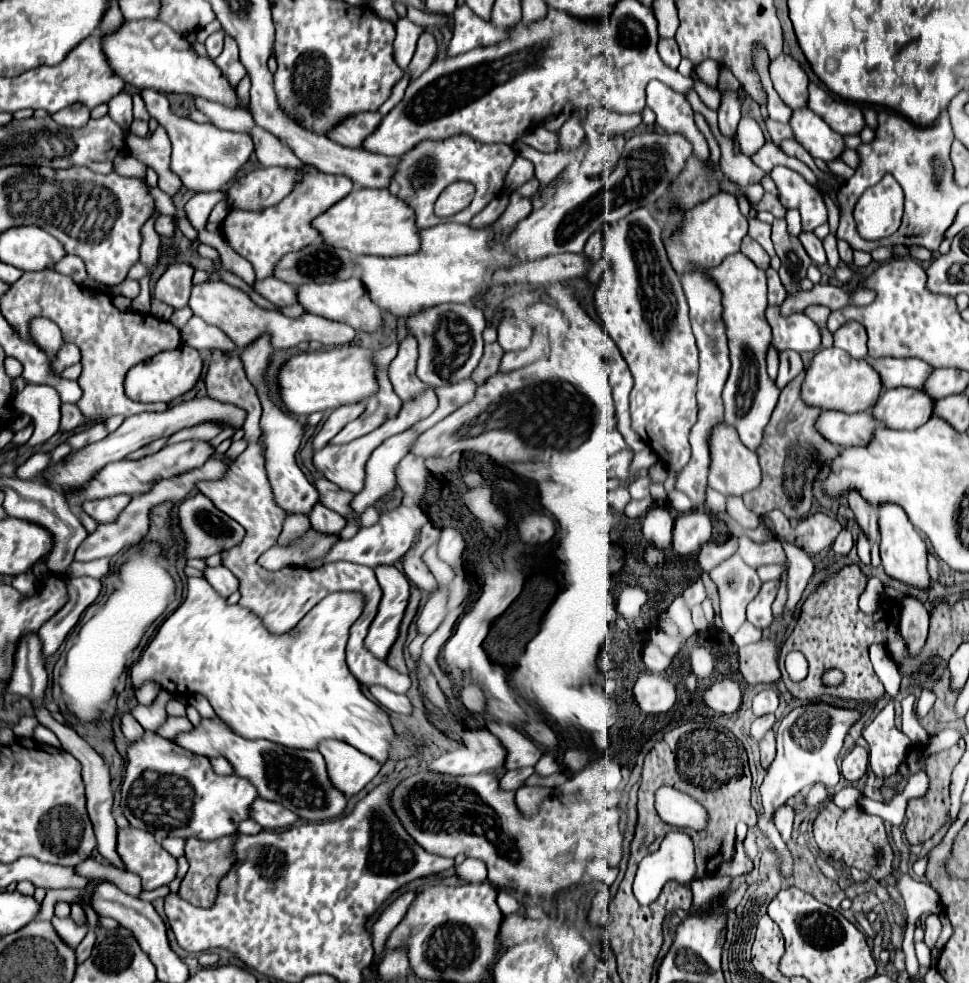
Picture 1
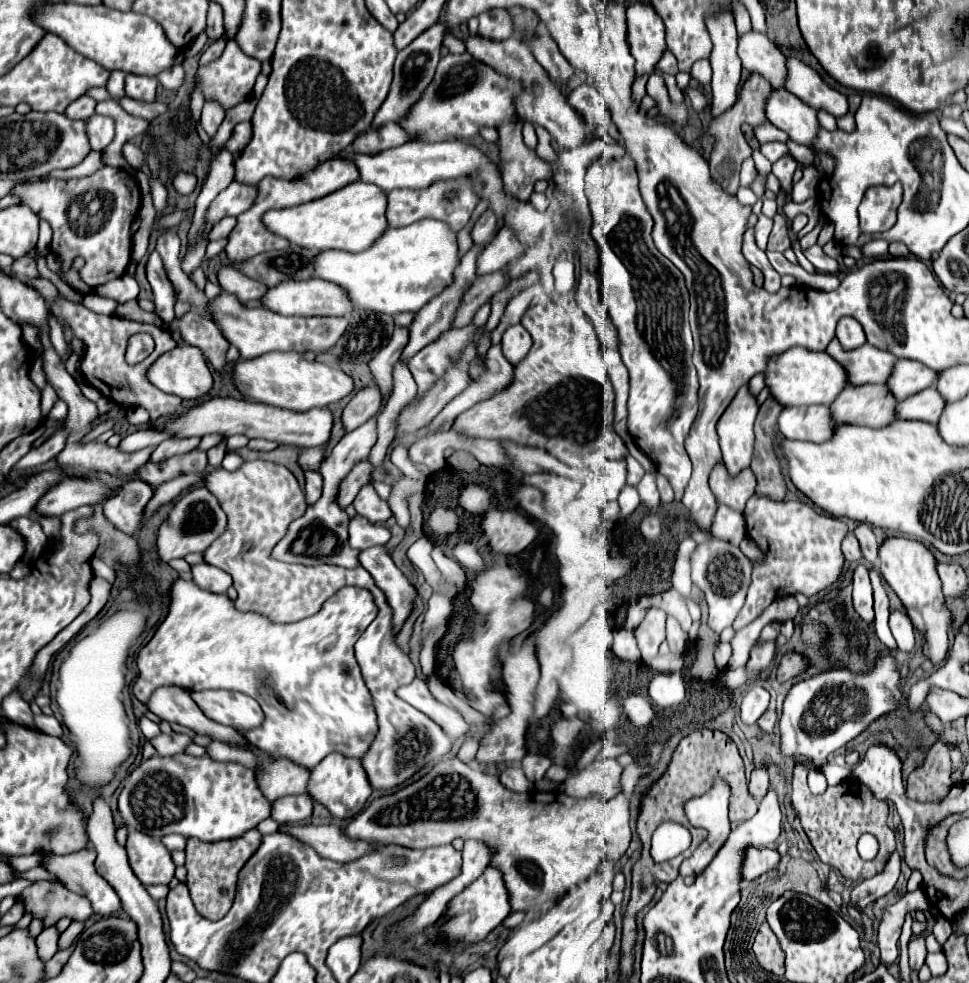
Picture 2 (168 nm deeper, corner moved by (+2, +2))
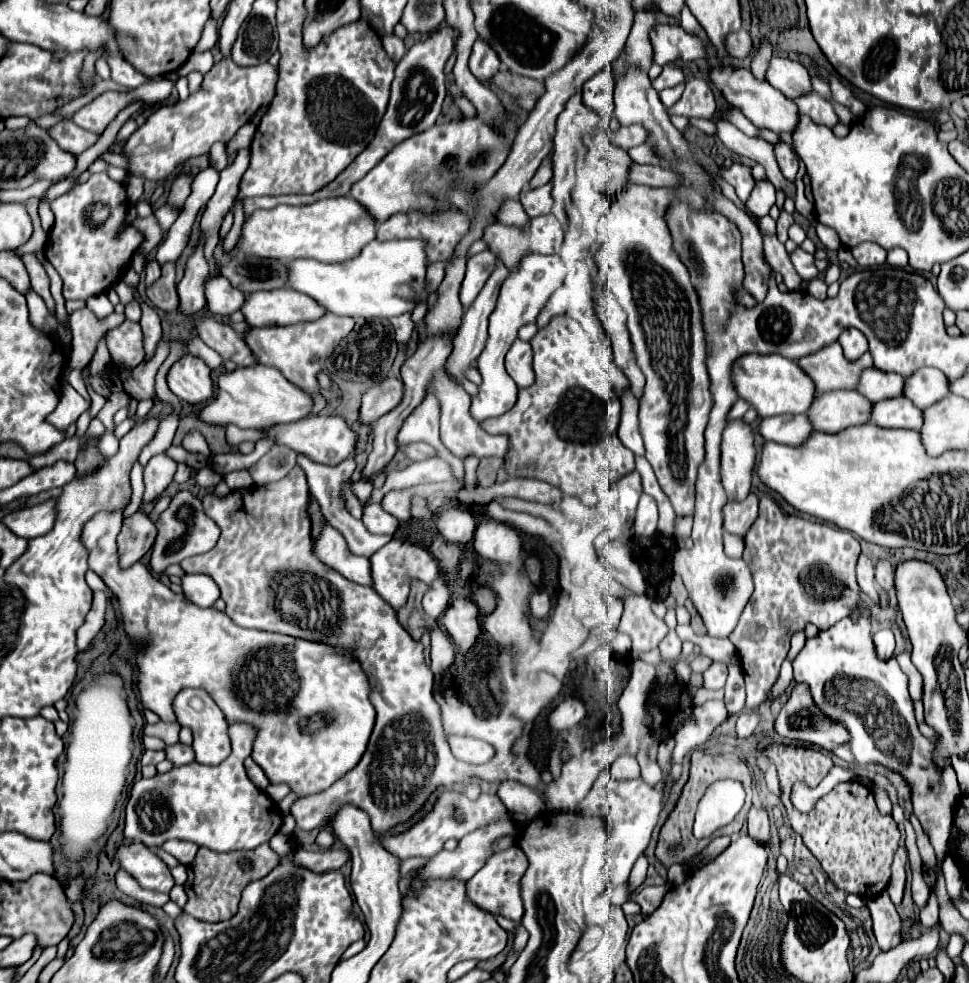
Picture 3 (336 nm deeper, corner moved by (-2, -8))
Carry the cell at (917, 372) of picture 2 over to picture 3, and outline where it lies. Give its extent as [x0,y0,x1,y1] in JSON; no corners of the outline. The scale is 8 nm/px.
[856,366,904,400]

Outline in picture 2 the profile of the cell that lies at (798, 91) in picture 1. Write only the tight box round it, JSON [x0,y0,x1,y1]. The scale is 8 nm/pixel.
[738,32,788,90]

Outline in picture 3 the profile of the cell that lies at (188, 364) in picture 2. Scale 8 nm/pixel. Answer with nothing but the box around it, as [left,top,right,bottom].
[168,354,214,404]

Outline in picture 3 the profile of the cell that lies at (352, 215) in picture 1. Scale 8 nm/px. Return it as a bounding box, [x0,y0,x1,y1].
[234,198,376,262]

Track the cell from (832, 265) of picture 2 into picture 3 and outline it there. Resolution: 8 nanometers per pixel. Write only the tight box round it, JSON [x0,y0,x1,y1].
[790,248,818,280]

